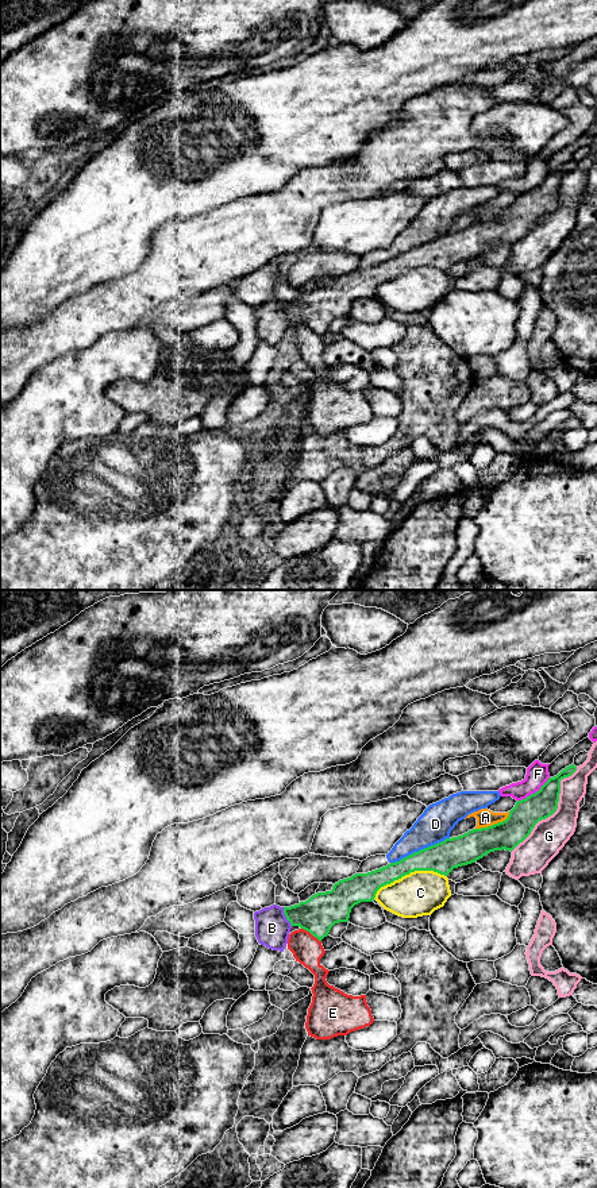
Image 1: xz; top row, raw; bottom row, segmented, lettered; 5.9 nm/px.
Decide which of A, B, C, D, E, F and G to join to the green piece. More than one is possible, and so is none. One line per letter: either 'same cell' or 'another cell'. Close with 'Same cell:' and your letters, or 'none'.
A: another cell
B: same cell
C: another cell
D: another cell
E: another cell
F: another cell
G: another cell
Same cell: B

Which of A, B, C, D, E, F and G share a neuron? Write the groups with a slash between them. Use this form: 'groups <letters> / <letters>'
groups A / B / C / D / E / F / G

